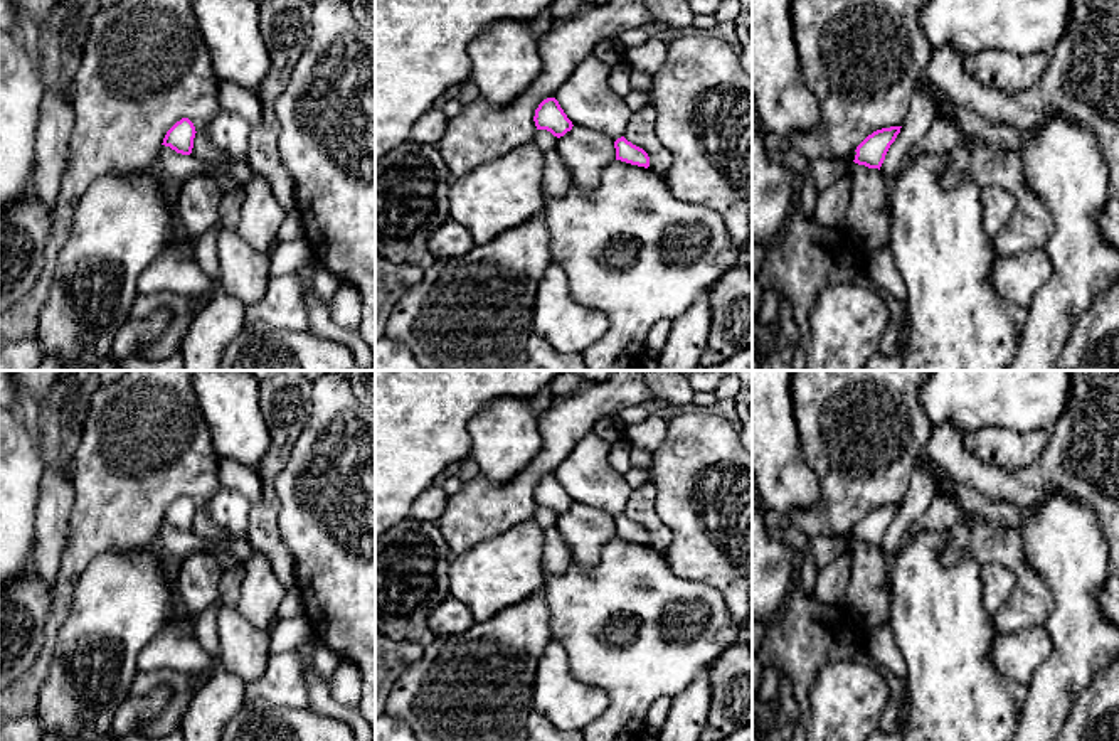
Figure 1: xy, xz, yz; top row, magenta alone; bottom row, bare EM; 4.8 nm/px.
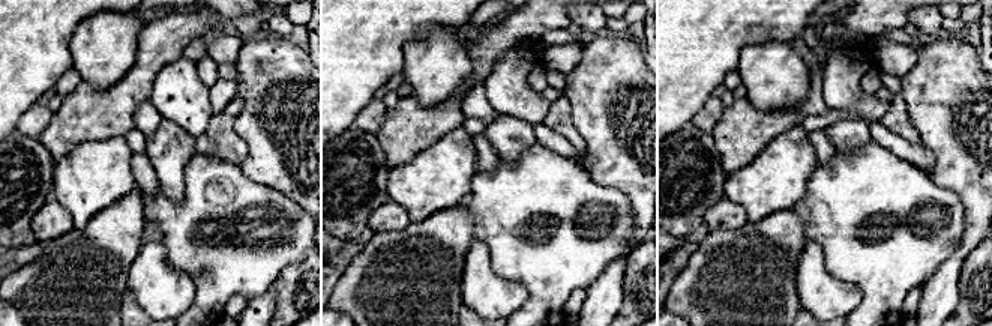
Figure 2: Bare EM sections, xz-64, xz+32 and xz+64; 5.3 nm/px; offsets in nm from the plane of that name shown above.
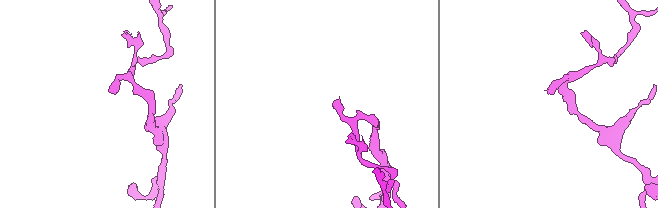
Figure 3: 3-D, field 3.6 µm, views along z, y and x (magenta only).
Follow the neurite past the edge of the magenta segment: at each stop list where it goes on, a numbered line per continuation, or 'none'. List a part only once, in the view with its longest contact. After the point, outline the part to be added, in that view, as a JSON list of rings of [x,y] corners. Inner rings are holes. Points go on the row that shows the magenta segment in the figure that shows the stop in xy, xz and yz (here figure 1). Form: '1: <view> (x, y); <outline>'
1: yz (825, 170); [[[856,152],[841,160],[830,158],[814,158],[811,160],[813,177],[818,192],[823,192],[826,187],[835,184],[840,177],[843,177],[848,167],[853,163]]]

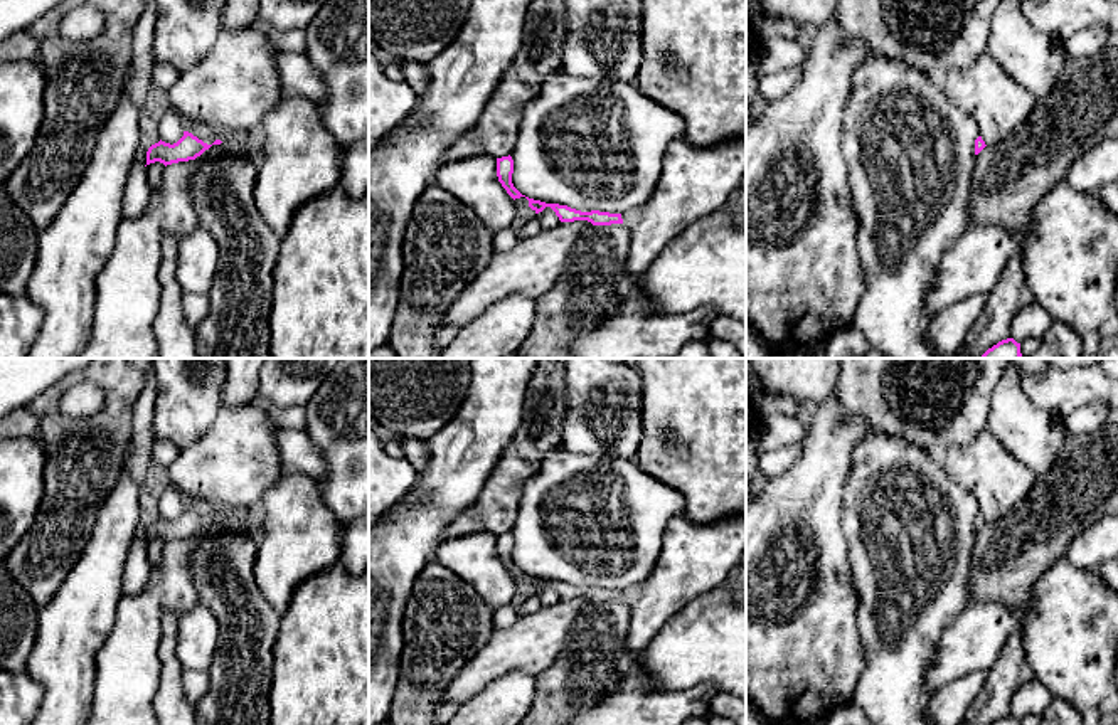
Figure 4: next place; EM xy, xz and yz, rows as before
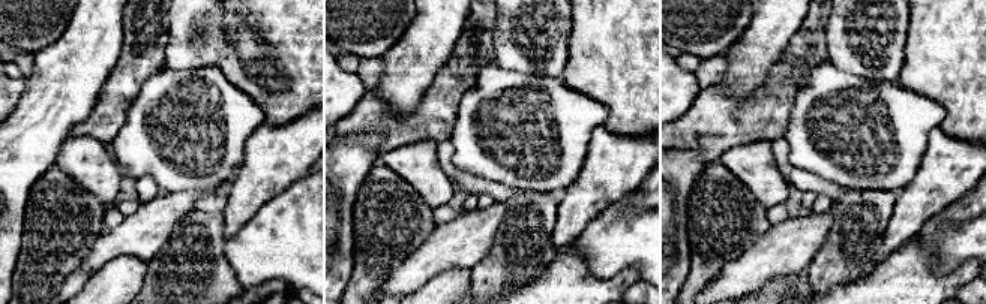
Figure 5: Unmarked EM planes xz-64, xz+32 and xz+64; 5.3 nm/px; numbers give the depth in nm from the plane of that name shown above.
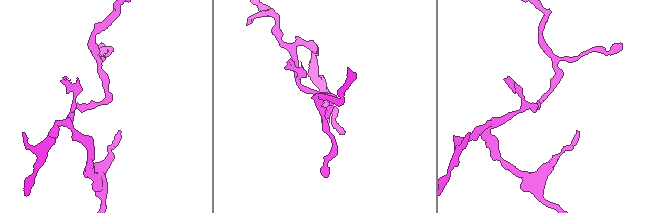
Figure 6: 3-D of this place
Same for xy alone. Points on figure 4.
none

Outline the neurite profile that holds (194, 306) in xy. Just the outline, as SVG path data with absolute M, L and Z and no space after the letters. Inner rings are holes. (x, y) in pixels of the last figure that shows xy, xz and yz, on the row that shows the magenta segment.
M184 293L182 294L182 311L185 323L194 330L209 311L209 301L204 294Z

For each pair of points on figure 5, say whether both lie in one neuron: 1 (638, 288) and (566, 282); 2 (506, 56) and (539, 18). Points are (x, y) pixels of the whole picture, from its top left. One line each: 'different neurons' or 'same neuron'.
1: different neurons
2: same neuron

